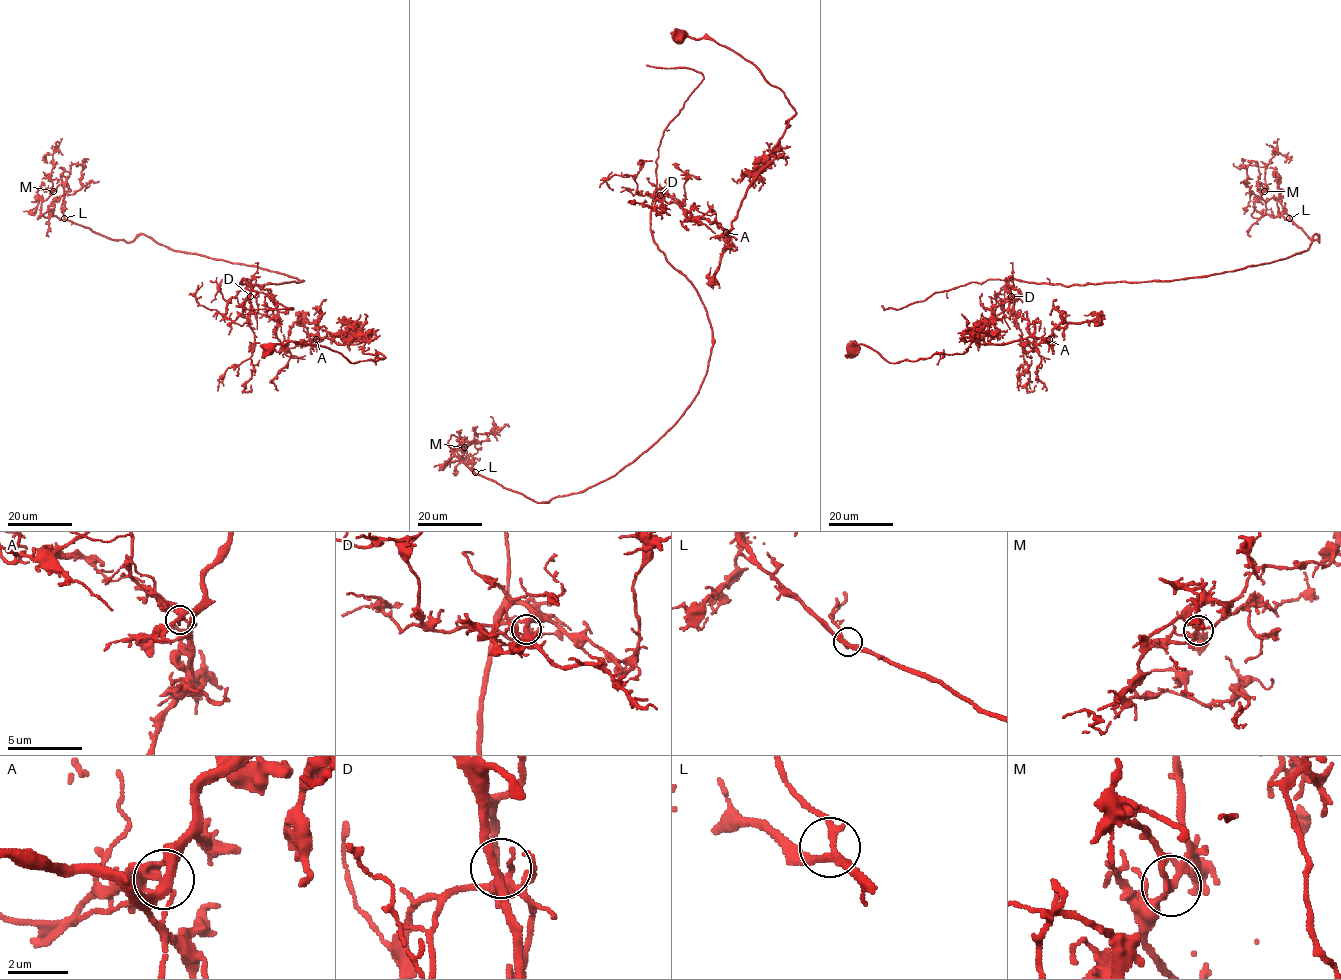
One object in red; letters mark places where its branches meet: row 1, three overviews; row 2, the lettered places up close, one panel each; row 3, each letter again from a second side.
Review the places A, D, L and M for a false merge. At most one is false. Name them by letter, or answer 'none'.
A

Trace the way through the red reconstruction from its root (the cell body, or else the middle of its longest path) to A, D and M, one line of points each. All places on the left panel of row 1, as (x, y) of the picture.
A: (267, 350), (294, 341), (331, 349), (350, 362), (385, 357), (364, 353), (363, 341), (315, 339)
D: (267, 350), (294, 341), (350, 362), (385, 357), (327, 336), (282, 347), (250, 296)
M: (267, 350), (385, 357), (327, 336), (282, 347), (240, 281), (302, 280), (44, 216), (53, 191)

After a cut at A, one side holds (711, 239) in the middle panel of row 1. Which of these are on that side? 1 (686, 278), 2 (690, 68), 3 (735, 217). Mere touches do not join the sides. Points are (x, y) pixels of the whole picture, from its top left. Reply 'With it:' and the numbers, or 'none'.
With it: 3

